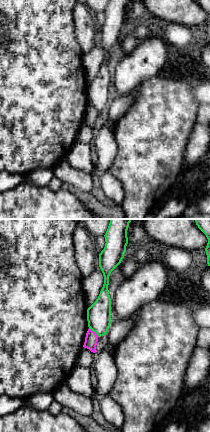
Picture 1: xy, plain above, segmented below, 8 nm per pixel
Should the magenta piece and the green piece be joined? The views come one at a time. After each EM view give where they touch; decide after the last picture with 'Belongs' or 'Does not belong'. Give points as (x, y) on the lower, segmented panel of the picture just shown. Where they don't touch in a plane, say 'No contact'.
Touches magenta at (93, 331)

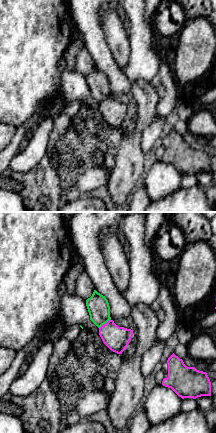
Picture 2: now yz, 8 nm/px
Touches magenta at (104, 324)

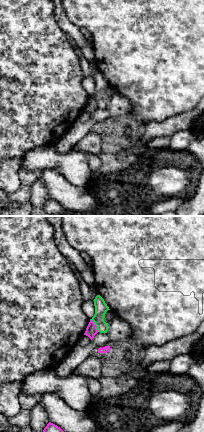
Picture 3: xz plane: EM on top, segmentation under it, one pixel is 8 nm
Touches magenta at (95, 325)

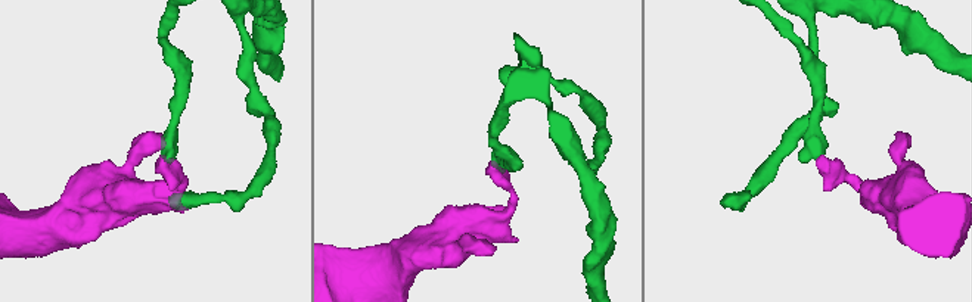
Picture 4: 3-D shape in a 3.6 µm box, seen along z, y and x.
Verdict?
Does not belong

